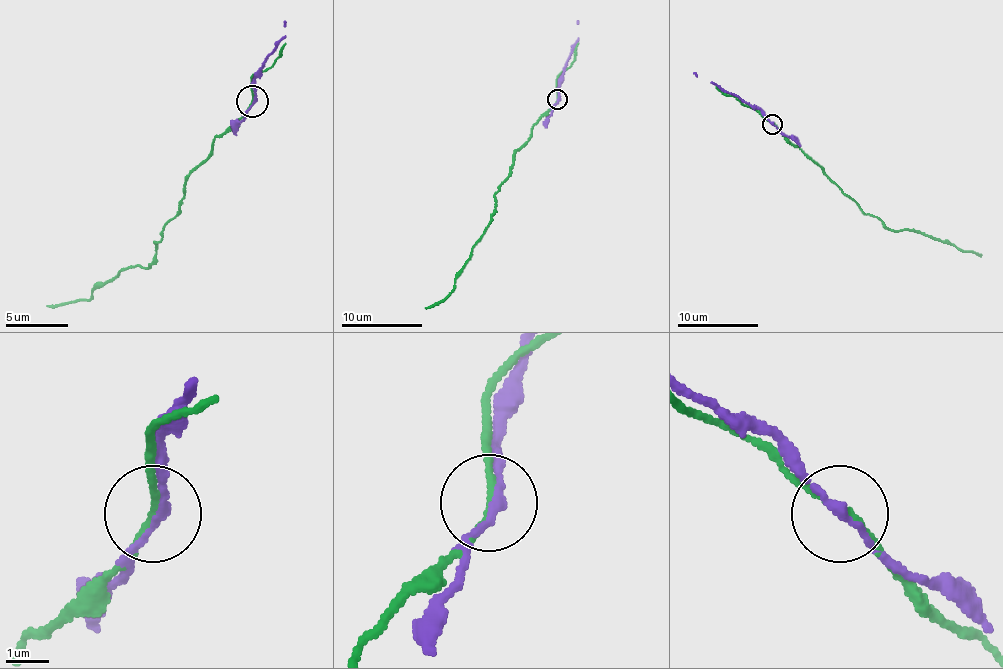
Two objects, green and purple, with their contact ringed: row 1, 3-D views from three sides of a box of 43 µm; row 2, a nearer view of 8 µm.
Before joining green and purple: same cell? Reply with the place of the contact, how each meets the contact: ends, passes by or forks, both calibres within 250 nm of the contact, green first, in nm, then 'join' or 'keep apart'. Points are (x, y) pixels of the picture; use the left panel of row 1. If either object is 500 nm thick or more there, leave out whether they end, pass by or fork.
at (252, 101); green passes by; purple passes by; 160 nm thick on the green side, 180 nm on the other; keep apart

